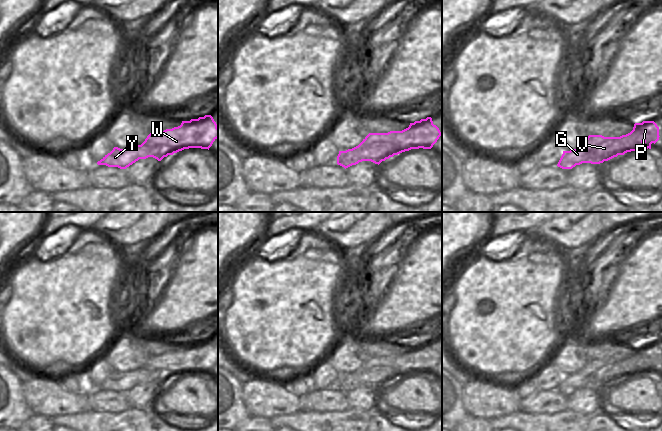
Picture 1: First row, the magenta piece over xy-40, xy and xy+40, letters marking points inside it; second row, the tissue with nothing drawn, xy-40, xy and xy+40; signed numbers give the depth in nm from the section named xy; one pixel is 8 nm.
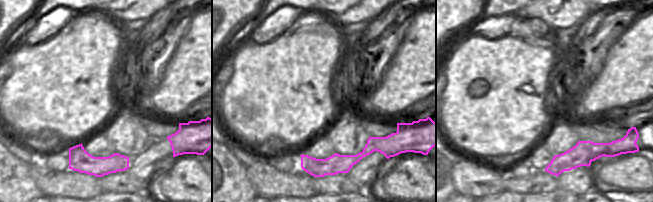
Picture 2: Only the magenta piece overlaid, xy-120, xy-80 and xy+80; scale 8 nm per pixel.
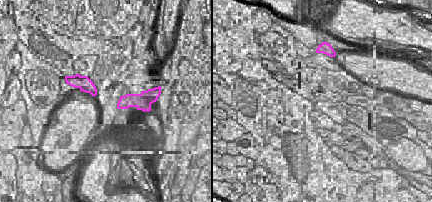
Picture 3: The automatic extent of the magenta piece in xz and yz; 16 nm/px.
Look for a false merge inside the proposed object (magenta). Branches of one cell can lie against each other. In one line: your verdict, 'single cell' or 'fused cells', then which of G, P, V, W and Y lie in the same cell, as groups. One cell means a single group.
fused cells; G P V W / Y

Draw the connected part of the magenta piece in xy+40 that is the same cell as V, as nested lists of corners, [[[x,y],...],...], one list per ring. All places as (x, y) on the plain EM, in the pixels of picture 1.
[[[654,345],[635,347],[630,357],[620,361],[589,359],[576,373],[563,375],[557,390],[572,393],[582,387],[600,388],[627,376],[651,373],[659,361],[659,351]]]

